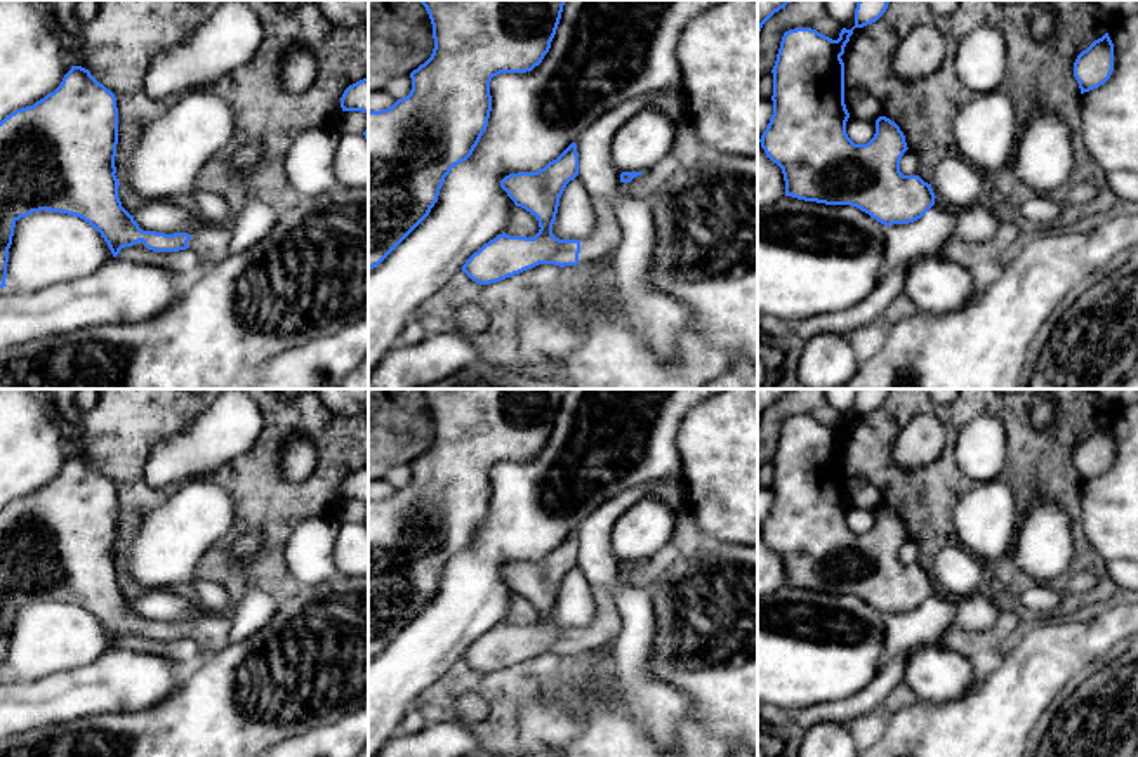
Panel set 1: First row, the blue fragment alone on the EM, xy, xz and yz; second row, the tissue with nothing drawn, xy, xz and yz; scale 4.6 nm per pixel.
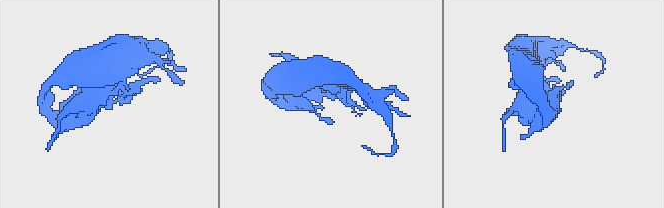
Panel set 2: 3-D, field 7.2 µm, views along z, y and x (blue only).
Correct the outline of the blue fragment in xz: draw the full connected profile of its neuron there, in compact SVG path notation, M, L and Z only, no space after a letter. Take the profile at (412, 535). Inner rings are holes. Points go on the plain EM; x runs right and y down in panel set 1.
M565 389L419 391L433 413L433 443L410 462L407 486L387 498L368 498L368 660L429 604L445 566L473 543L488 514L492 467L526 462L542 451L565 394Z

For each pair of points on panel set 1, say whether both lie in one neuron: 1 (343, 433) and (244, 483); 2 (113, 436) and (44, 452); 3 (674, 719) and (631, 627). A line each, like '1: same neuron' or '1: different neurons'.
1: same neuron
2: different neurons
3: same neuron

